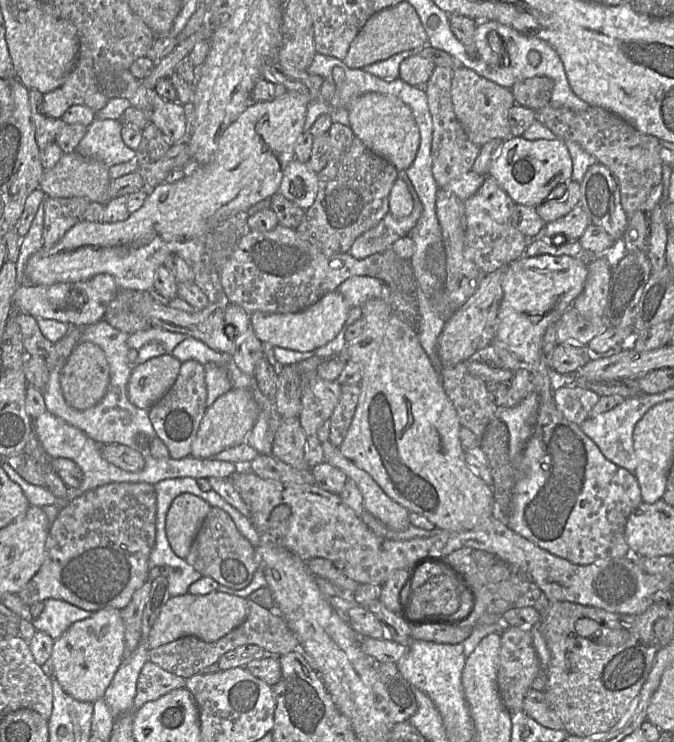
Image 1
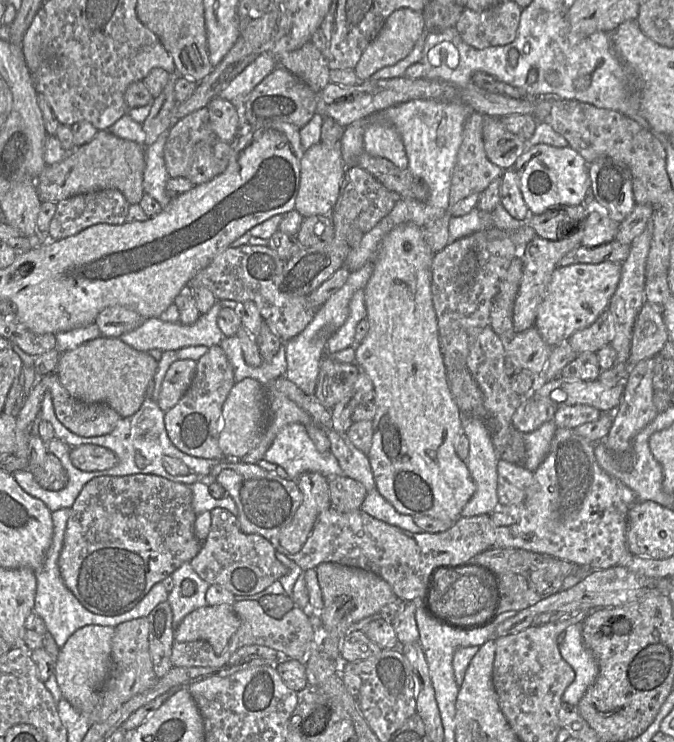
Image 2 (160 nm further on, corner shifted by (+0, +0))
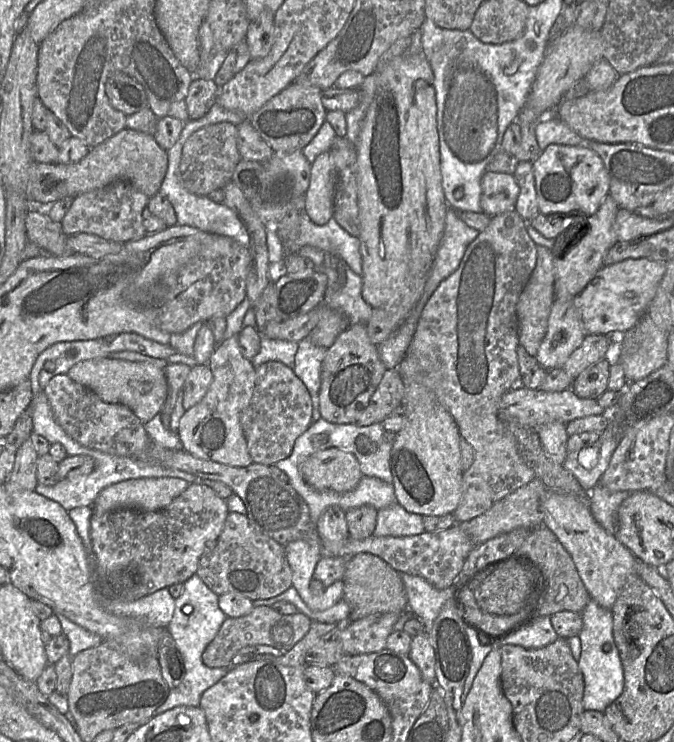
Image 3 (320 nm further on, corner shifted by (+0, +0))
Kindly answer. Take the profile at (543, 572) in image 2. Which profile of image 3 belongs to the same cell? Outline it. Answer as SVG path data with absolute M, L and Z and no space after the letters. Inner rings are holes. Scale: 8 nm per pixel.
M539 526L531 530L525 542L516 551L515 557L527 558L540 572L542 597L538 604L538 615L550 617L561 611L572 611L581 614L591 600L571 555L556 535L547 527Z

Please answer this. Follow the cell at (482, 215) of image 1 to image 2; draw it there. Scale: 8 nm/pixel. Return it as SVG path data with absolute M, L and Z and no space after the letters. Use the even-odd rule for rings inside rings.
M513 168L506 169L502 175L500 197L501 204L513 217L523 220L534 214L524 200L519 175Z

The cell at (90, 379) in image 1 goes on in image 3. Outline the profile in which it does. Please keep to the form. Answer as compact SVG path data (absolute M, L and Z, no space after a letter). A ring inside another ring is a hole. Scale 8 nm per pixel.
M103 357L76 363L67 373L75 382L93 391L107 403L128 407L142 423L160 413L168 396L168 383L164 370L148 362Z

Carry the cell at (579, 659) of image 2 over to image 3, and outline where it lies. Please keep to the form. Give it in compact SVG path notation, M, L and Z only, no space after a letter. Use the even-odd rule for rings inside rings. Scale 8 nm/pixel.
M591 599L580 615L583 627L578 635L581 656L577 663L584 679L582 704L585 710L604 712L622 694L624 688L623 667L613 639L612 613Z

